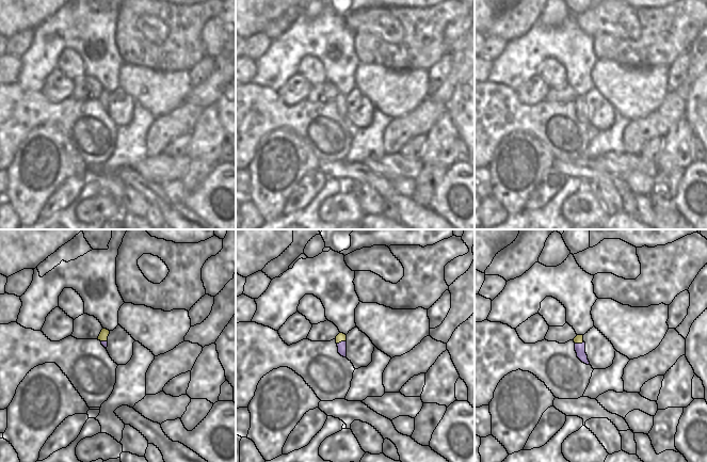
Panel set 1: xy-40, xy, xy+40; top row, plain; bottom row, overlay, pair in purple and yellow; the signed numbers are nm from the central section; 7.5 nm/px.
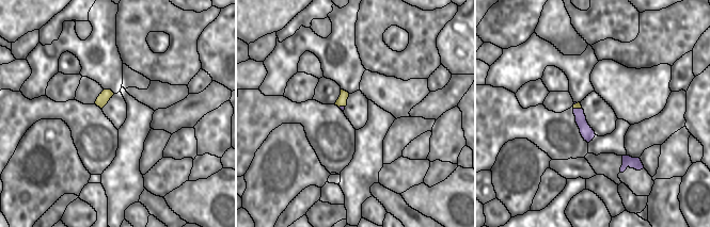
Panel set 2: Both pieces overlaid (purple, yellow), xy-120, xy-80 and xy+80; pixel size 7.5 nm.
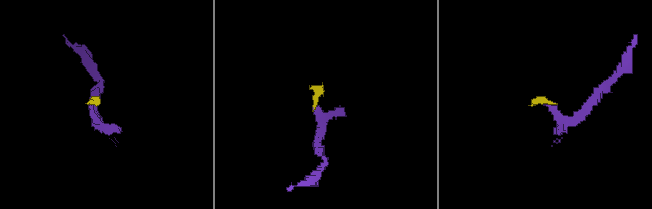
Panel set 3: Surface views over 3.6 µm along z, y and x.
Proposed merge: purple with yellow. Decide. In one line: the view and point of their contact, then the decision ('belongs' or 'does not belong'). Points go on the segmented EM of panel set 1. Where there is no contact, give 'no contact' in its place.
meets purple in xy at (341, 341); does not belong

